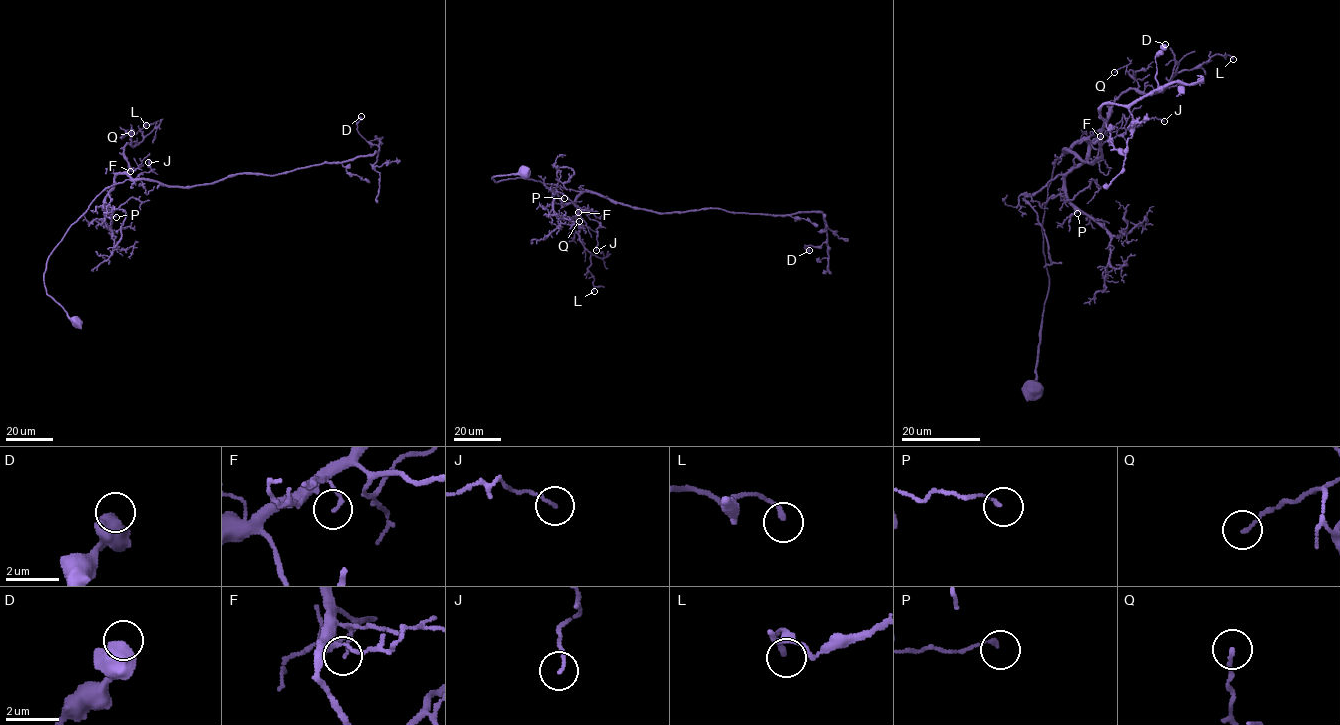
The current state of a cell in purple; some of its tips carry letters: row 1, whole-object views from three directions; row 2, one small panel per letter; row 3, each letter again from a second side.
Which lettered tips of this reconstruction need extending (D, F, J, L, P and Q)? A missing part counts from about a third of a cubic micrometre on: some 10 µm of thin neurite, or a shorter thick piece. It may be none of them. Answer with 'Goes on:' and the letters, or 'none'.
Goes on: none

